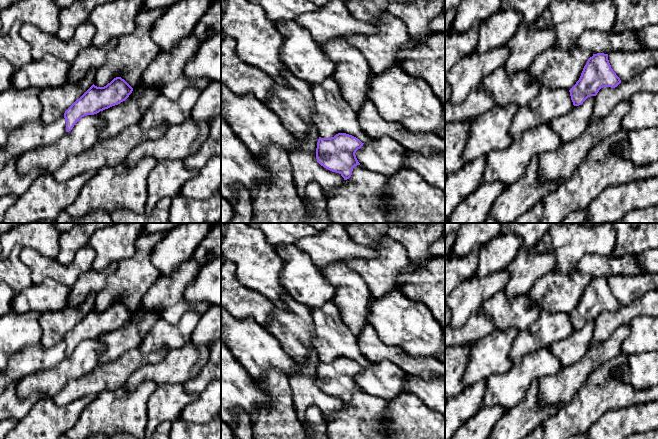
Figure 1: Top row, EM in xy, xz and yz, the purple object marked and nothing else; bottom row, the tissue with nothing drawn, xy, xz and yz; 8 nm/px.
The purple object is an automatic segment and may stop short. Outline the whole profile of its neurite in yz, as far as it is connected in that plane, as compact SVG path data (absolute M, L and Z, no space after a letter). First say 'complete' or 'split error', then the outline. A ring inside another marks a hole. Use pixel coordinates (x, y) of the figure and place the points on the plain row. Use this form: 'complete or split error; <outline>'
complete; M593 278L584 290L579 304L569 314L573 329L582 329L588 321L596 320L601 312L615 312L620 307L620 302L611 292L608 278Z

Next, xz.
complete; M338 357L331 362L319 361L316 372L317 386L347 404L351 401L353 392L360 389L355 377L363 368L358 362L346 357Z

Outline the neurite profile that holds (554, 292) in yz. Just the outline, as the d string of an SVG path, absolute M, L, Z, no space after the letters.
M577 267L568 274L553 269L537 280L527 294L541 312L570 314L593 277Z

